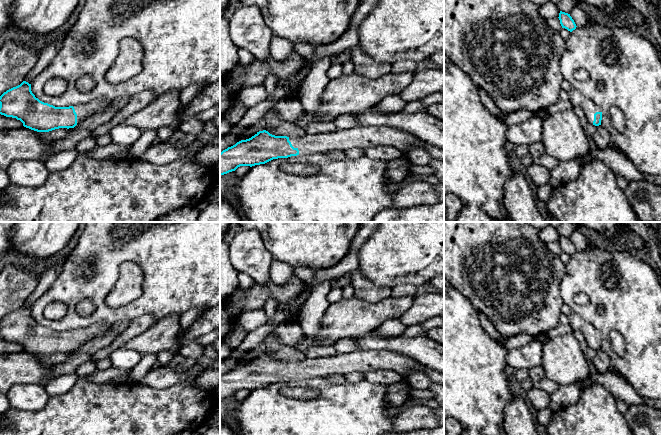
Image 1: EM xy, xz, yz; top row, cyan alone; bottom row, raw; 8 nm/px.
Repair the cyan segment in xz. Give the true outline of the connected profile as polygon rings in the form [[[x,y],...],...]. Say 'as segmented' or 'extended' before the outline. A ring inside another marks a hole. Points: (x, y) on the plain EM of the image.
extended | [[[357,350],[301,361],[275,360],[263,354],[220,377],[220,399],[235,395],[240,390],[252,391],[273,383],[333,374],[393,370],[406,377],[415,373],[419,366],[423,364],[408,355],[391,350]]]

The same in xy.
extended | [[[23,305],[0,320],[0,338],[16,342],[23,350],[37,356],[74,352],[93,338],[110,332],[111,326],[96,324],[91,328],[55,331],[40,325]]]

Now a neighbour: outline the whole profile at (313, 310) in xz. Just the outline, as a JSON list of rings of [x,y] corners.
[[[307,266],[294,267],[297,277],[307,283],[314,283],[315,286],[302,306],[302,312],[297,319],[304,335],[316,336],[322,329],[321,320],[329,307],[328,294],[331,290],[330,281],[316,282],[314,279],[315,271]]]

